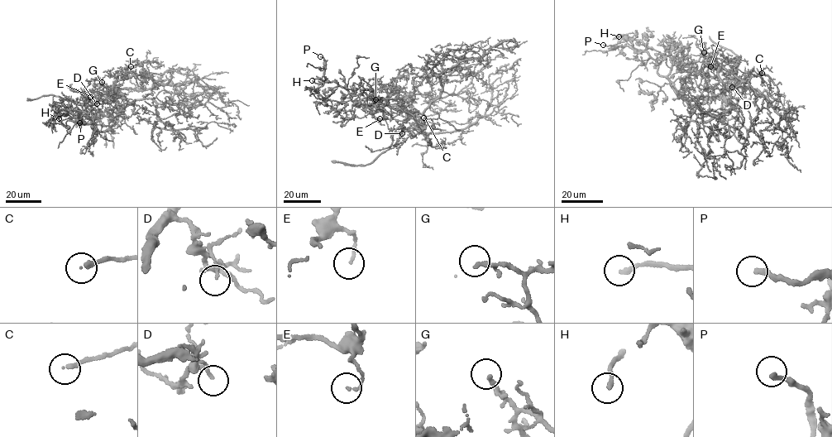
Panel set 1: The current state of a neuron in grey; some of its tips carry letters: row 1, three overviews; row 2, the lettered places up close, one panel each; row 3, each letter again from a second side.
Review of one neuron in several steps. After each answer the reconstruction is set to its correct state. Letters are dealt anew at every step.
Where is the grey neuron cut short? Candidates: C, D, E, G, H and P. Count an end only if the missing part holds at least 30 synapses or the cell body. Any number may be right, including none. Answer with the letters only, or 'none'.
P

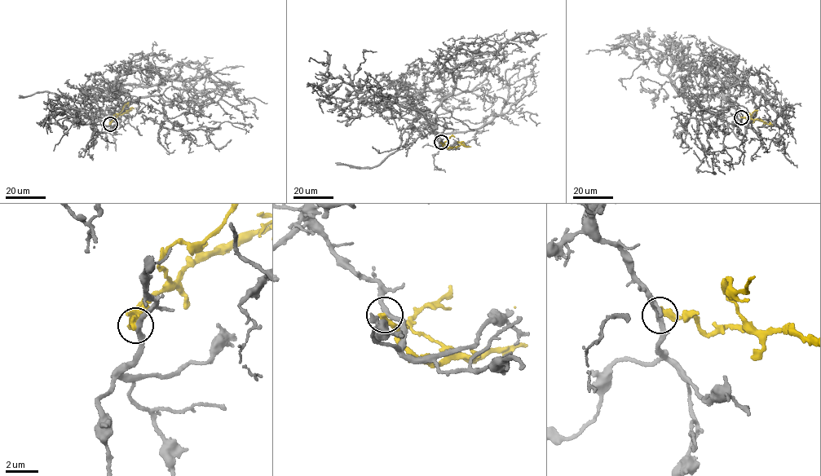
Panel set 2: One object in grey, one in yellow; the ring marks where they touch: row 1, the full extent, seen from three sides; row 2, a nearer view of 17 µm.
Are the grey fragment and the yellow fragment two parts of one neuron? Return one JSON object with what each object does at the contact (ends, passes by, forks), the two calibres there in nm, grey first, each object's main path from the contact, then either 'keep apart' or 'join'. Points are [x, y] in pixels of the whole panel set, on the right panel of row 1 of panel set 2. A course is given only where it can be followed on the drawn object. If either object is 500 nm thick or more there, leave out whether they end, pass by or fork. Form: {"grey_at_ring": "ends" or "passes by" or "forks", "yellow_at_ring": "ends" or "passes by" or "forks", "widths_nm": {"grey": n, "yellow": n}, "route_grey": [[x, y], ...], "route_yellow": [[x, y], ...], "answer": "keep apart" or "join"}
{"grey_at_ring": "passes by", "yellow_at_ring": "ends", "widths_nm": {"grey": 280, "yellow": 400}, "route_grey": [[740, 117], [721, 99], [722, 117], [696, 105], [647, 51], [624, 45], [585, 54]], "route_yellow": [[740, 117], [756, 119], [771, 125]], "answer": "keep apart"}

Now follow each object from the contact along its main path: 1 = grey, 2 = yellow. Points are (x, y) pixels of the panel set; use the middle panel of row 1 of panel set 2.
1: (441, 142), (434, 113), (426, 114), (433, 127), (308, 61)
2: (441, 142), (447, 148), (461, 144), (470, 146)

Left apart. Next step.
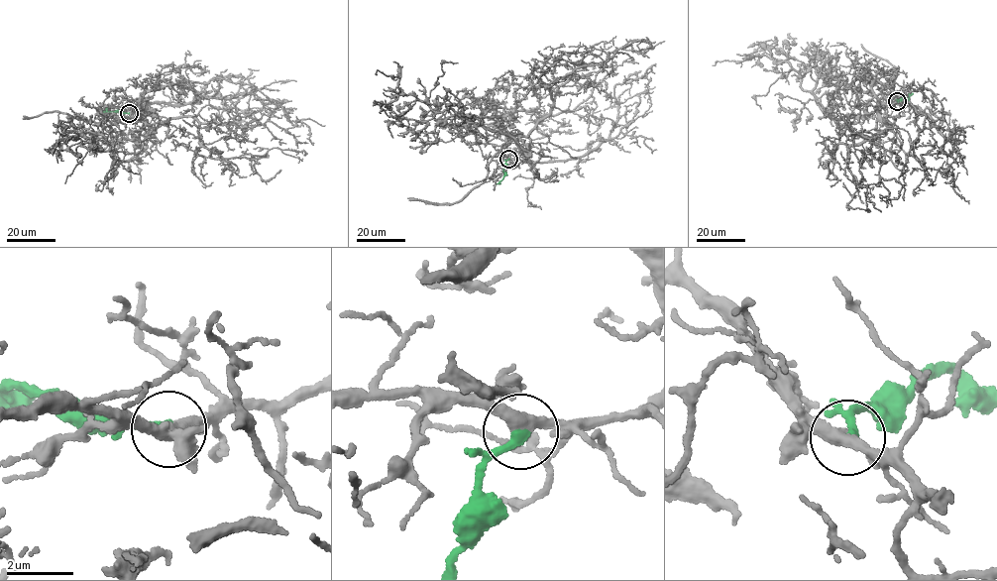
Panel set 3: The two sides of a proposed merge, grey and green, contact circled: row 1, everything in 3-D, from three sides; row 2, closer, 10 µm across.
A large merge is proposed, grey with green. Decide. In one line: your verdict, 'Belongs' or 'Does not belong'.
Belongs

